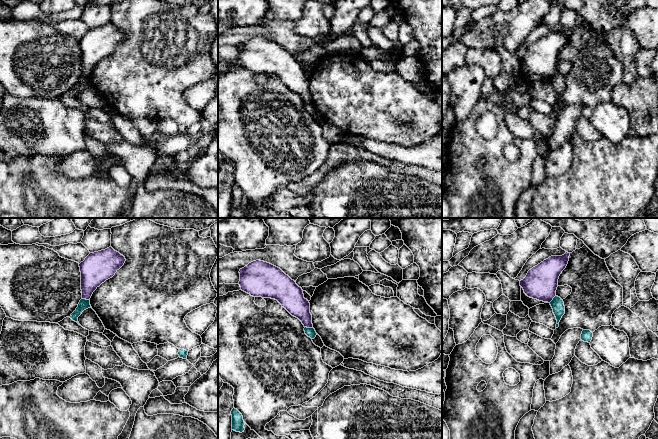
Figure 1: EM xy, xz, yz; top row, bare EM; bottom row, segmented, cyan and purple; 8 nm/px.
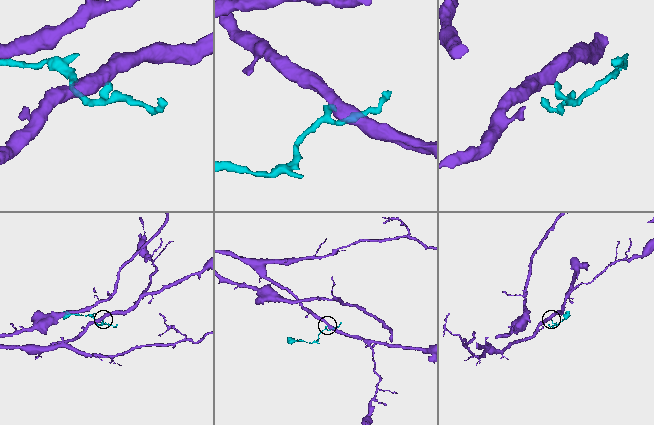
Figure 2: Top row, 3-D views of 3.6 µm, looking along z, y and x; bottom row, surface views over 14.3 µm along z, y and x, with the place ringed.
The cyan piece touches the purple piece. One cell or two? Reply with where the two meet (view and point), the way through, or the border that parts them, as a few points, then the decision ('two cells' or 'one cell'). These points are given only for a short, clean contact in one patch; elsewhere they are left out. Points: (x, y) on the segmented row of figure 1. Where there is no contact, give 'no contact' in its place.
contact xy (85, 299); border xy (82, 298), (89, 300); two cells

